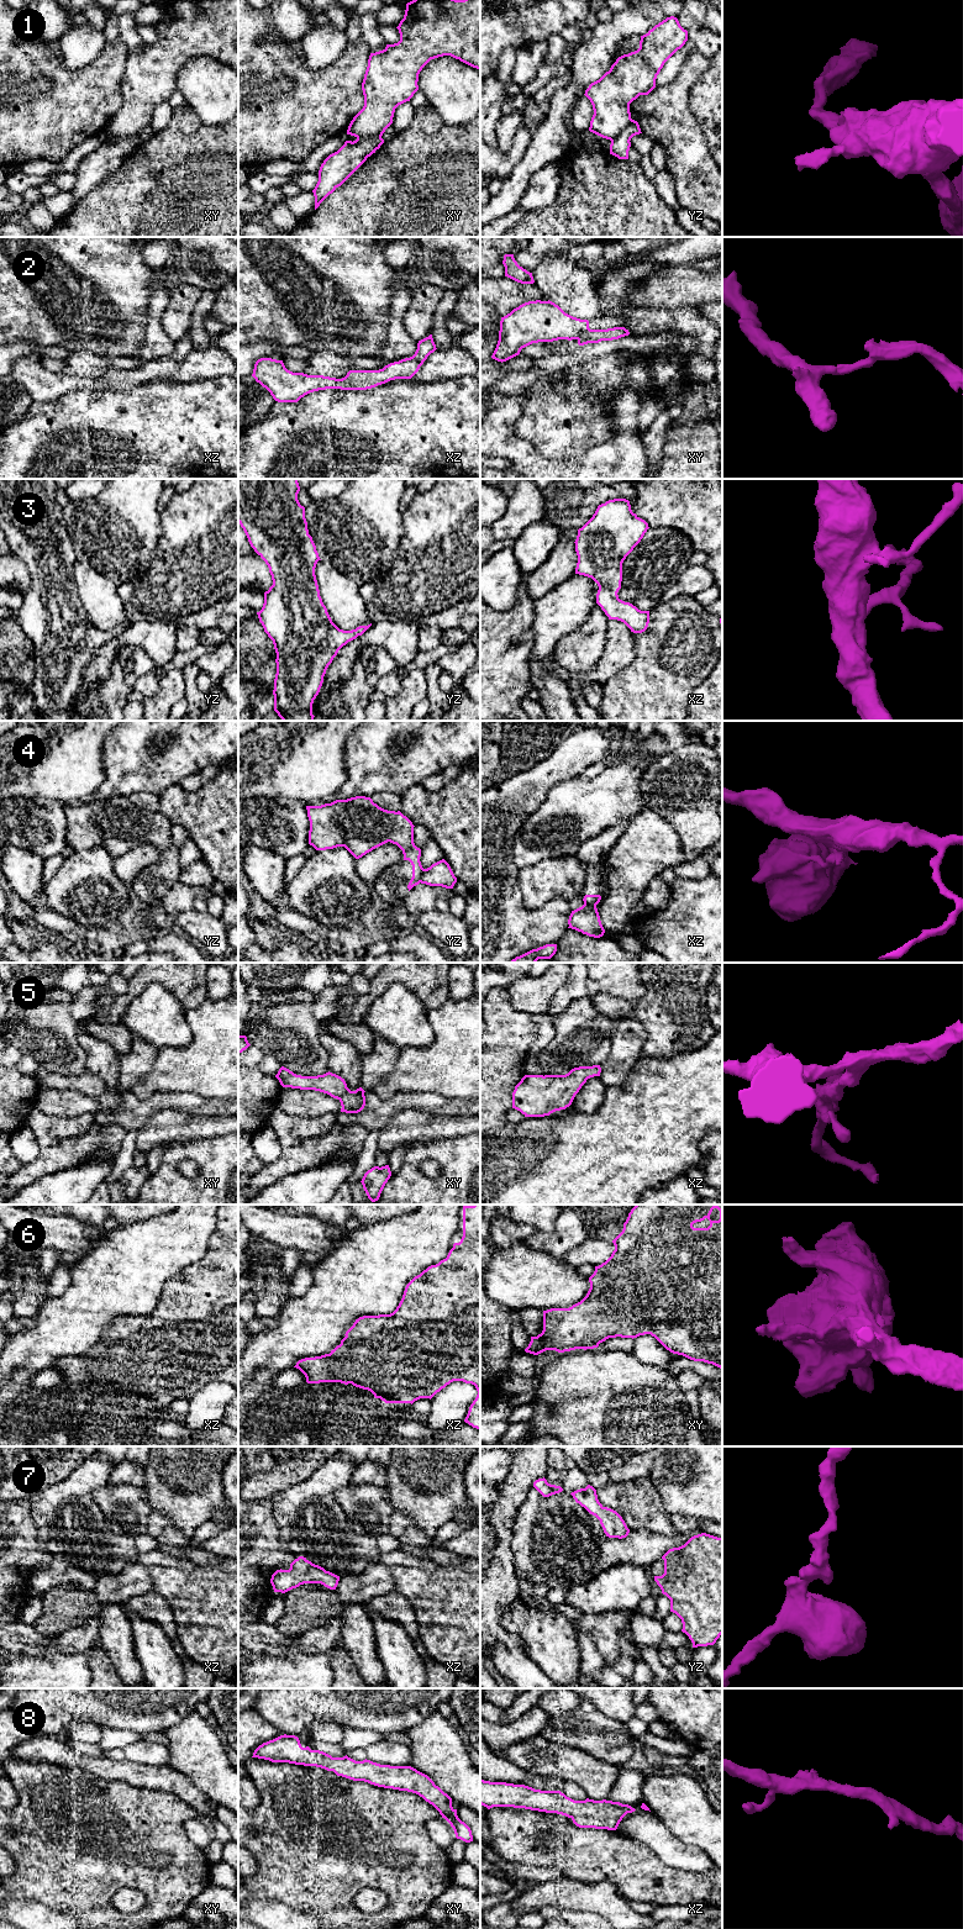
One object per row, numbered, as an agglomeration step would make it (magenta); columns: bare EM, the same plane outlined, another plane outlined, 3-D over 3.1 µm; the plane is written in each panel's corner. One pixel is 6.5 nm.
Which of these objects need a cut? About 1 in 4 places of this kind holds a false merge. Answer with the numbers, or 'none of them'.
1, 2, 4

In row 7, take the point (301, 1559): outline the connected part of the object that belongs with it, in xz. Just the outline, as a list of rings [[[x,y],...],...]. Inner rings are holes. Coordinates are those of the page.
[[[299,1556],[290,1564],[289,1570],[277,1570],[270,1578],[274,1592],[285,1593],[304,1583],[321,1583],[330,1590],[336,1590],[340,1576]]]

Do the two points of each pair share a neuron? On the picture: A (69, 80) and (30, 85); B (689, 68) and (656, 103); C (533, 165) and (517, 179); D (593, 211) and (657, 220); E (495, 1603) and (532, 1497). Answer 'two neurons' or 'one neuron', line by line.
A: two neurons
B: one neuron
C: one neuron
D: one neuron
E: two neurons

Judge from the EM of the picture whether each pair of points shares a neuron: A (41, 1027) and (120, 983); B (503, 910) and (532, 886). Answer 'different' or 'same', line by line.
A: same
B: different

